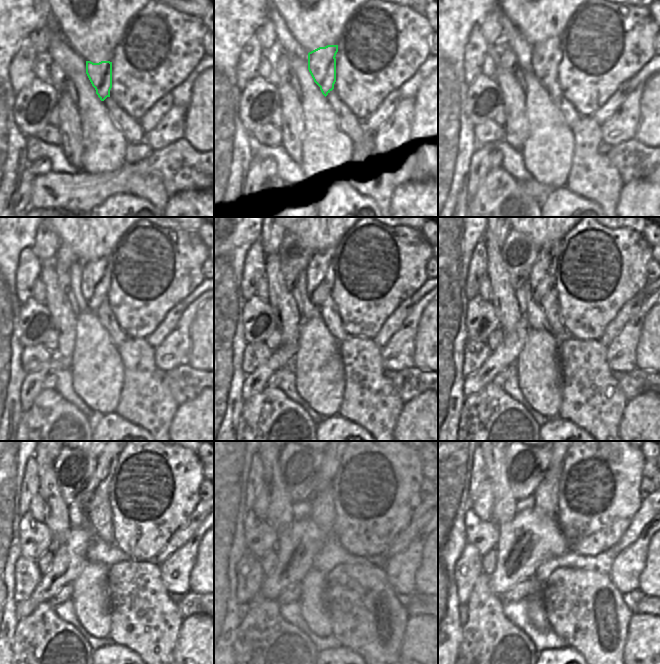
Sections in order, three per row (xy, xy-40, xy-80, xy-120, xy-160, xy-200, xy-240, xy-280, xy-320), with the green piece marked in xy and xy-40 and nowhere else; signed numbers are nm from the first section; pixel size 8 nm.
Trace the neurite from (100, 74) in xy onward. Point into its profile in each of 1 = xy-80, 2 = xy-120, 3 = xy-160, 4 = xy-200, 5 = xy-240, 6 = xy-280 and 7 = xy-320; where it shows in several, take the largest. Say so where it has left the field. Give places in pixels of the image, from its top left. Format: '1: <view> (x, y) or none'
1: xy-80 (546, 56)
2: xy-120 (96, 275)
3: xy-160 (320, 273)
4: xy-200 (543, 276)
5: xy-240 (96, 492)
6: xy-280 (331, 461)
7: xy-320 (555, 461)

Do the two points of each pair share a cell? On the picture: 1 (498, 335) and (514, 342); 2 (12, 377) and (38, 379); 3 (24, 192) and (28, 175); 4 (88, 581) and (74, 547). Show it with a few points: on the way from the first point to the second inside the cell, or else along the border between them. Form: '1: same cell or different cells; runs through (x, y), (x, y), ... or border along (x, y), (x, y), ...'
1: different cells; border along (504, 333), (502, 341), (492, 351)
2: different cells; border along (28, 373), (20, 388), (19, 401)
3: same cell; runs through (25, 188), (27, 179)
4: different cells; border along (88, 561), (72, 583)

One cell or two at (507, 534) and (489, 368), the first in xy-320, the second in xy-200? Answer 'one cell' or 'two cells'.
one cell

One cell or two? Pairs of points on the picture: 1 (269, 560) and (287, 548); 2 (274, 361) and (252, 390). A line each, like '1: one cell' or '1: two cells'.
1: two cells
2: one cell

